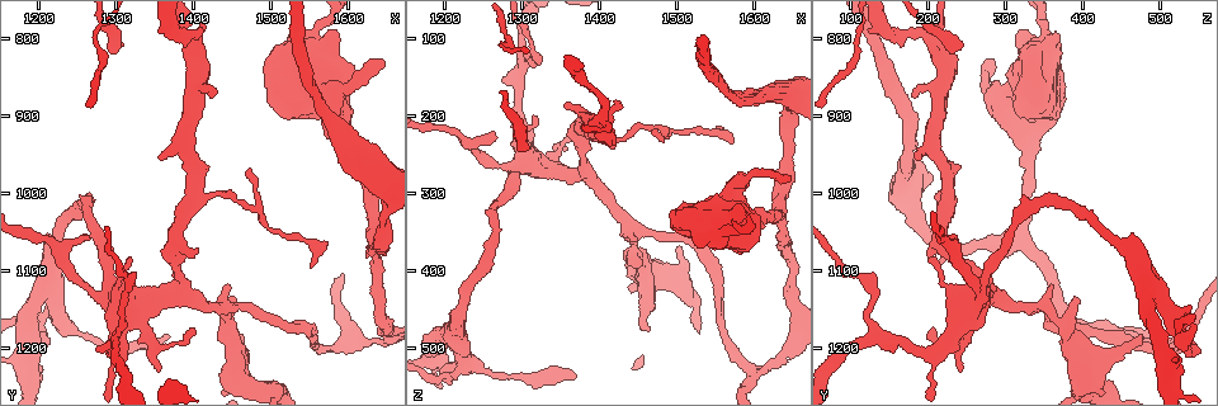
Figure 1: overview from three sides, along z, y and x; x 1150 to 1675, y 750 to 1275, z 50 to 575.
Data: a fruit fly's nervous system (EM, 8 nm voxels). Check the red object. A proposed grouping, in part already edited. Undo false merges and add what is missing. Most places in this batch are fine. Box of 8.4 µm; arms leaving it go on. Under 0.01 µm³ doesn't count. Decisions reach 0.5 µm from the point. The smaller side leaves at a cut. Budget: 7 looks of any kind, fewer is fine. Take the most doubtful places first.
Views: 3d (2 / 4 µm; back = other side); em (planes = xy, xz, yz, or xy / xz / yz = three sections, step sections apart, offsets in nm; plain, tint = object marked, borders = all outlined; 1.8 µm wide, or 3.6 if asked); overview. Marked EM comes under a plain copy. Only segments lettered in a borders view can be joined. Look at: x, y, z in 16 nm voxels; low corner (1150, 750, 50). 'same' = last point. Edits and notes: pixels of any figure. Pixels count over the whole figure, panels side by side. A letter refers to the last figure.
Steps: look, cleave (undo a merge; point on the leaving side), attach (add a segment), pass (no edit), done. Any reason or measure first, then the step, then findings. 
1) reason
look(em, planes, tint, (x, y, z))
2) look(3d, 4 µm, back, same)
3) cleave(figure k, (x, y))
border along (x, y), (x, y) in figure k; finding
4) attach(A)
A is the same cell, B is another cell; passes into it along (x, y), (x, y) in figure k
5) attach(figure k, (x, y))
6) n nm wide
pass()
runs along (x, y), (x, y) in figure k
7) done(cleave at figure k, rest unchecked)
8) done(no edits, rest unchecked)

calibre changes
look(em, planes, borders, (1450, 1150, 345))

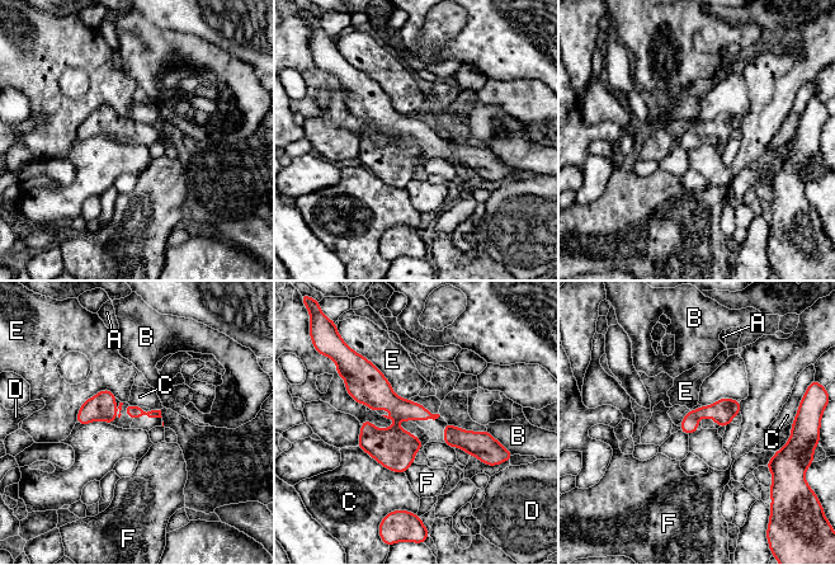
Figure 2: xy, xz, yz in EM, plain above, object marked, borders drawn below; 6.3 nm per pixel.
pass()
A, B, C, D, E and F are other cells; border along (361, 354), (396, 395), (407, 399) in figure 2; all the same neuron

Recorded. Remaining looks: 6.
look(em, xy, step 4, borders, (1365, 1180, 540))

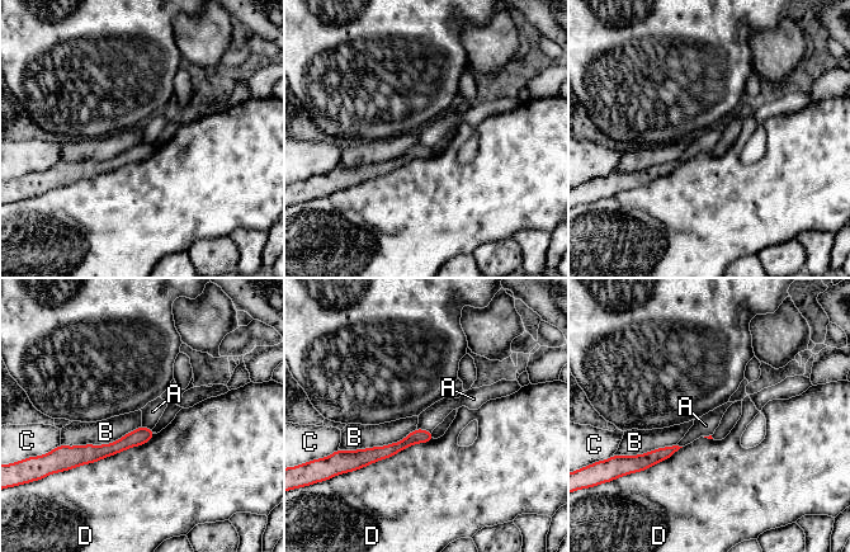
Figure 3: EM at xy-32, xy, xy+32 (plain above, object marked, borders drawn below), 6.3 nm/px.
look(em, planes, borders, same)

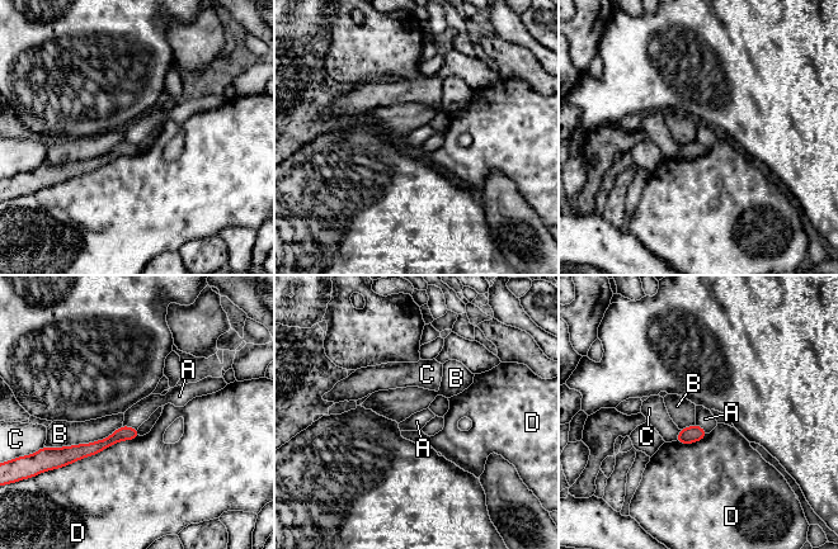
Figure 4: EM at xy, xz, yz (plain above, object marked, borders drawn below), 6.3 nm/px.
D touches over 550 nm
pass()
A, B, C and D are other cells; runs along (135, 431), (92, 449), (65, 452) in figure 4; none of them fits

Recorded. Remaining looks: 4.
three-way junction
look(em, planes, tint, (1215, 1120, 485))

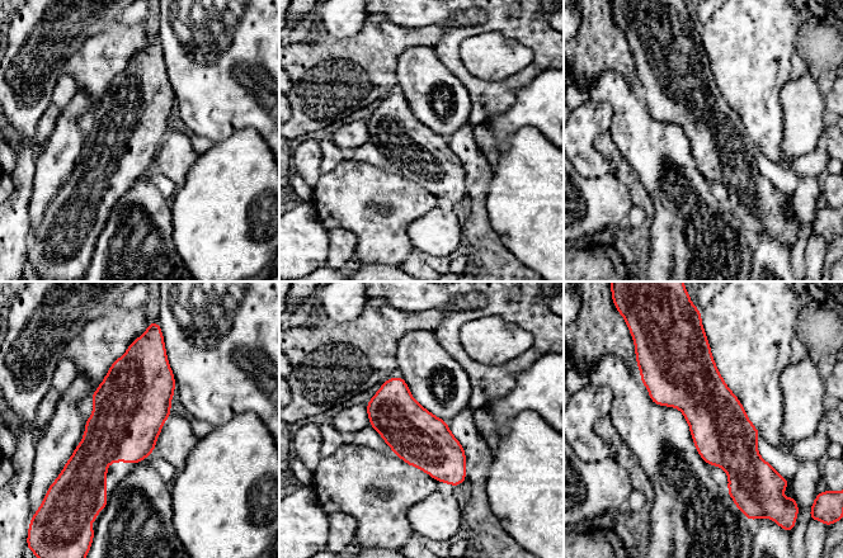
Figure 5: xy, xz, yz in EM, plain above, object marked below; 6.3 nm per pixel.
look(em, planes, borders, same)

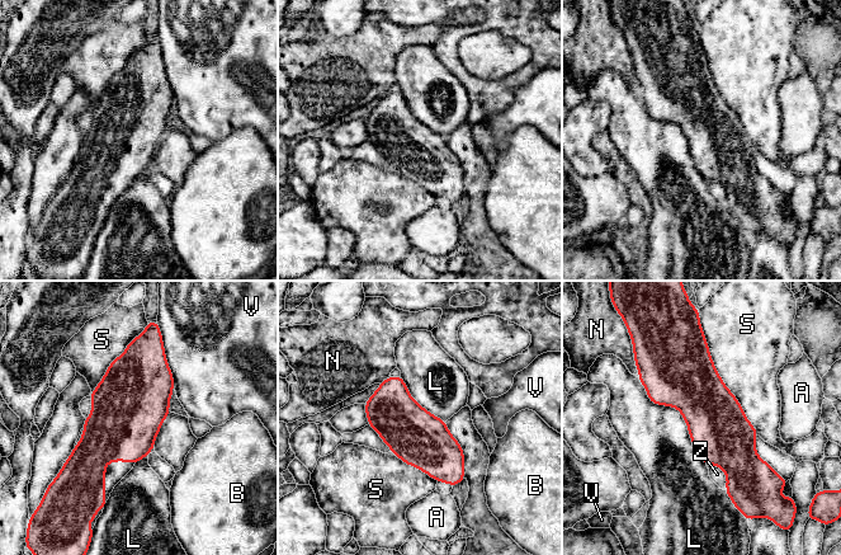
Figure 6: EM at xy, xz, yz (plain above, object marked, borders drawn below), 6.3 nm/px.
pass()
A, B, L, N, S, V and Z are other cells; border along (638, 377), (705, 464) in figure 6; one neuron here

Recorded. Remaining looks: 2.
done(no edits, rest unchecked)

